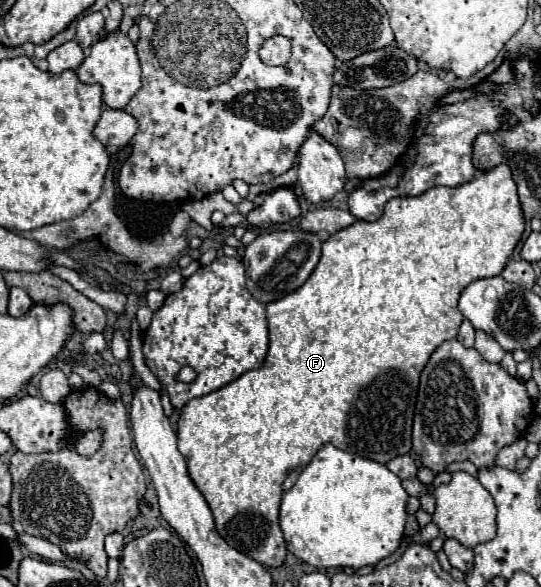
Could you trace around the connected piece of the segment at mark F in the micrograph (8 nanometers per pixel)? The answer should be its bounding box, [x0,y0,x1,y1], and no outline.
[178,165,524,567]

